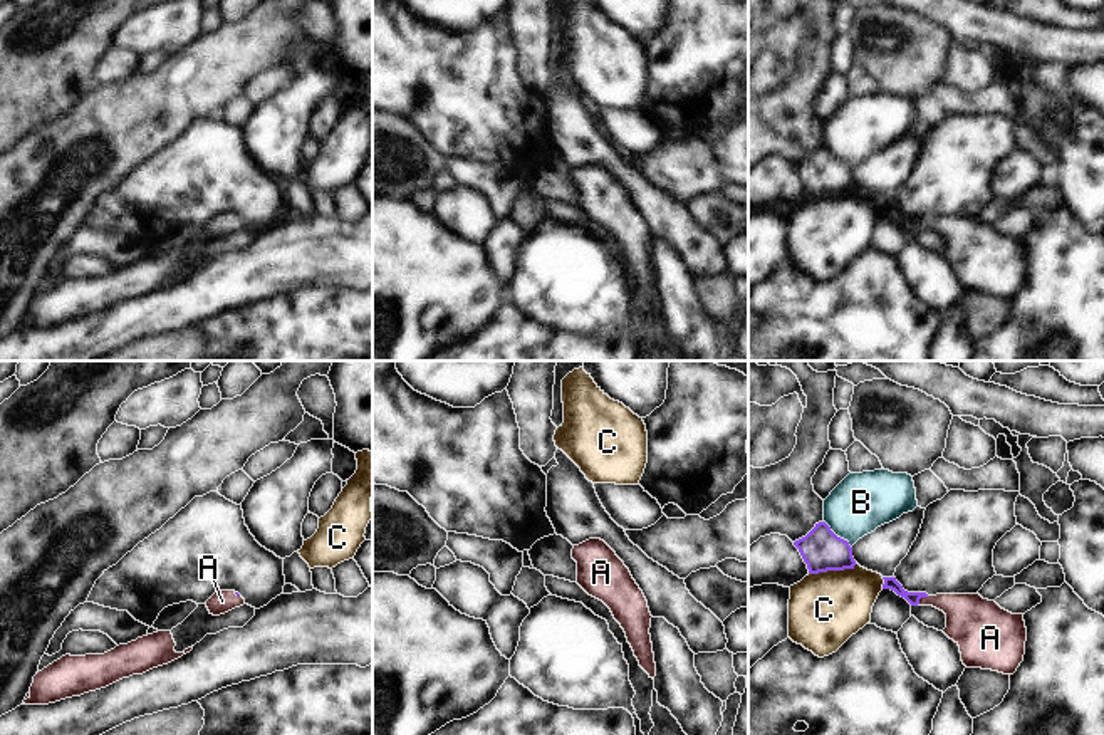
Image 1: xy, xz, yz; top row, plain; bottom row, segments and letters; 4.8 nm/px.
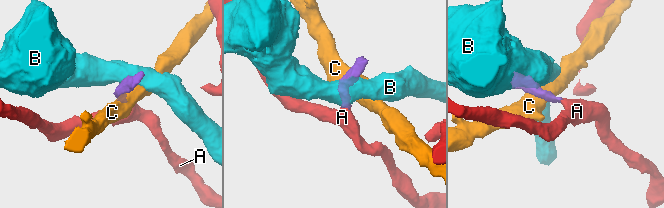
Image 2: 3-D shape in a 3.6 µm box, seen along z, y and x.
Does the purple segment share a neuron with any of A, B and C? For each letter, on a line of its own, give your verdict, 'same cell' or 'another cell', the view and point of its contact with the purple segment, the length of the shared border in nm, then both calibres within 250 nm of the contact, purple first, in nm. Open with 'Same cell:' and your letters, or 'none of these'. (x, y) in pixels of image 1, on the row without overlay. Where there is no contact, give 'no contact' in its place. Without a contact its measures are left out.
Same cell: A
A: same cell; meets purple in yz at (921, 220); contact 70 nm long; 60 nm thick on the purple side, 220 nm on the other
B: another cell; meets purple in yz at (836, 160); contact 190 nm long; 200 nm thick on the purple side, 280 nm on the other
C: another cell; meets purple in yz at (833, 193); contact 240 nm long; 200 nm thick on the purple side, 360 nm on the other

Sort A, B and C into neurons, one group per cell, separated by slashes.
A / B / C

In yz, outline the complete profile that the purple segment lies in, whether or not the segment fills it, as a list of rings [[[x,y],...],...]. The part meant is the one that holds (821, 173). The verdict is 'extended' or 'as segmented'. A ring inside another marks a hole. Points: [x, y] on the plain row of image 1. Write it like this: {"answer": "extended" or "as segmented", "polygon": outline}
{"answer": "as segmented", "polygon": [[[825,146],[815,148],[794,169],[807,188],[809,198],[854,193],[856,190],[849,166],[837,161]]]}

